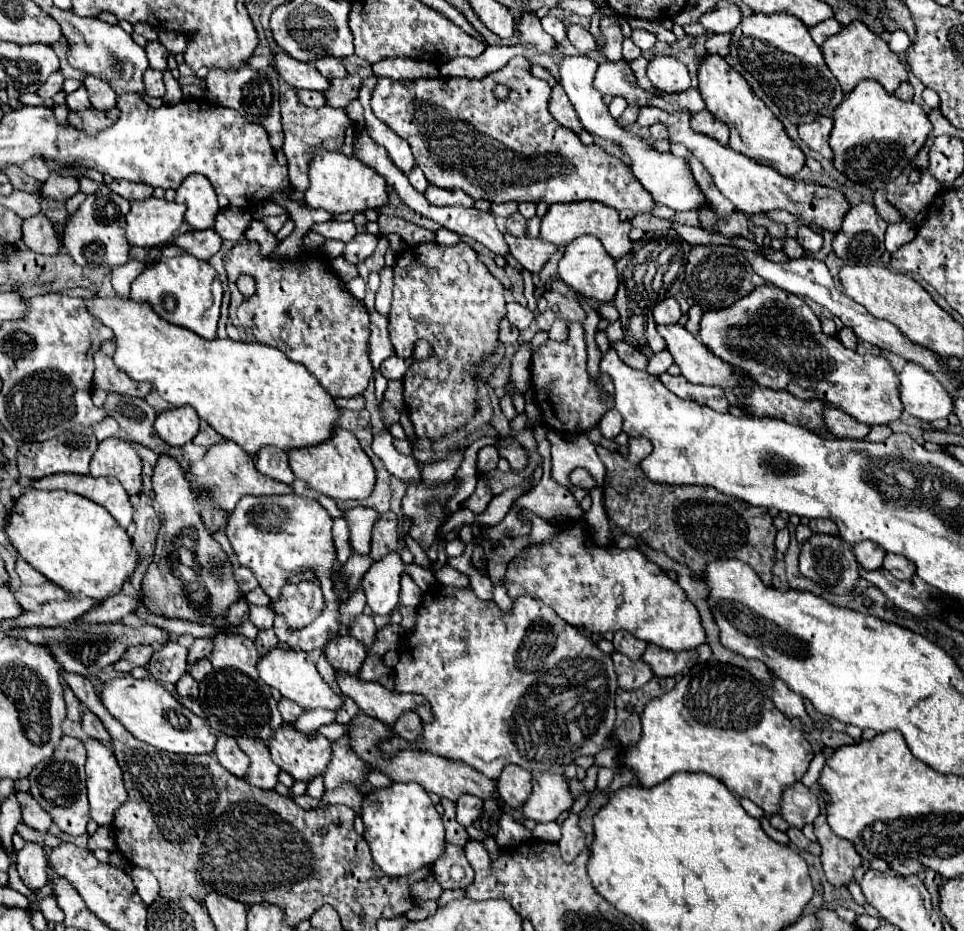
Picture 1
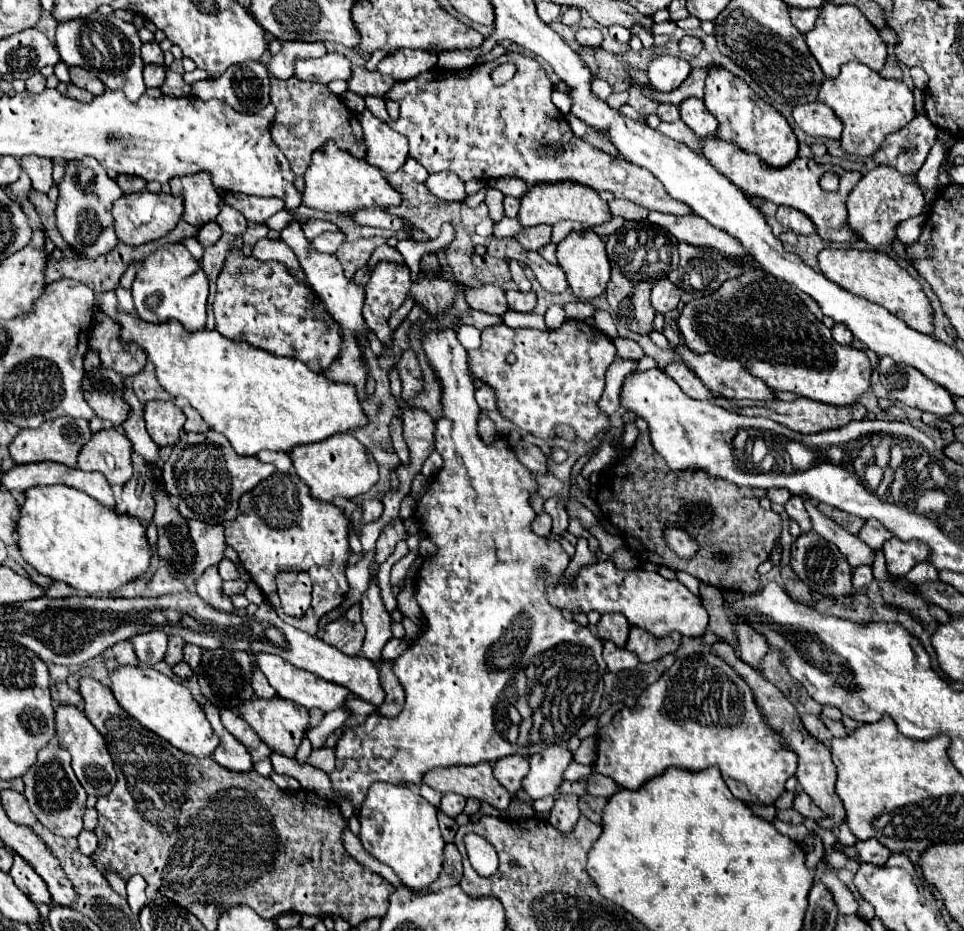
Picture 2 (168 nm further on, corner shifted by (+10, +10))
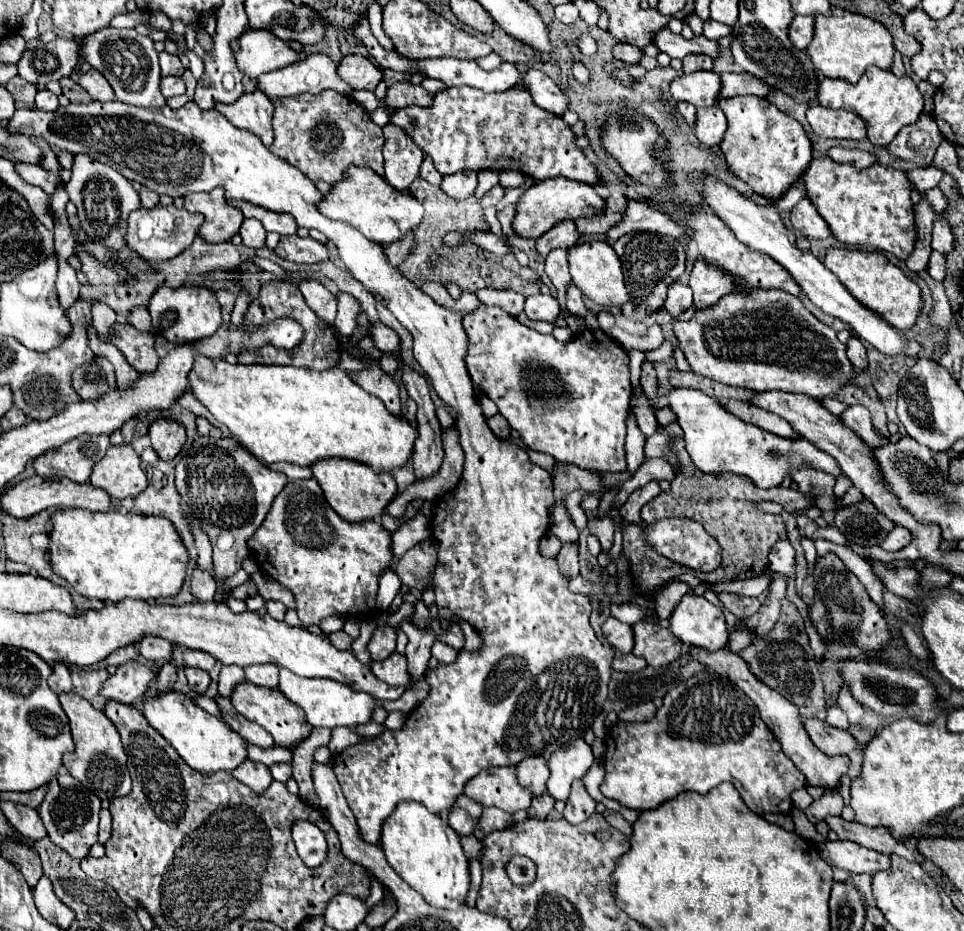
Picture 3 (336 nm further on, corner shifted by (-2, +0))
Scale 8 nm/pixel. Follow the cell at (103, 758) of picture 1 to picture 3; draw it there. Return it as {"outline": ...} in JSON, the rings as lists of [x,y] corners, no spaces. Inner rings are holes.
{"outline":[[[76,692],[60,694],[58,698],[70,720],[72,738],[76,744],[76,750],[64,756],[64,766],[68,768],[68,772],[78,782],[88,786],[88,790],[92,790],[98,798],[116,798],[116,796],[128,794],[132,790],[132,780],[126,766],[128,758],[124,754],[116,726],[106,718],[104,712],[92,708],[92,704],[86,698],[78,696]]]}

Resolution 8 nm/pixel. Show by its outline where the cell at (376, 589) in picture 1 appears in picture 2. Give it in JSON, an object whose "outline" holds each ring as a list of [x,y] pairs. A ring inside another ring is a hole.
{"outline":[[[370,580],[366,592],[362,594],[360,606],[362,606],[362,624],[366,626],[366,640],[362,652],[368,660],[380,662],[382,660],[380,650],[392,638],[392,632],[390,632],[390,614],[384,608],[380,586],[374,580]]]}

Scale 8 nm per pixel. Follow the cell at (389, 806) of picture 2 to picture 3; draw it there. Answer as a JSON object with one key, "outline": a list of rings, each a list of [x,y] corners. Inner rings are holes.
{"outline":[[[402,802],[382,826],[382,848],[390,866],[434,908],[456,910],[470,890],[468,858],[462,852],[460,836],[442,816],[428,812],[416,802]]]}

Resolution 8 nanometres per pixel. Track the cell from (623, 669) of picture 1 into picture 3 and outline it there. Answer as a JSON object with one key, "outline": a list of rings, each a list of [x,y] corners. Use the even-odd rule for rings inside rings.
{"outline":[[[624,652],[614,654],[612,668],[618,672],[640,672],[644,666],[646,666],[644,658],[638,658],[634,654],[624,654]]]}

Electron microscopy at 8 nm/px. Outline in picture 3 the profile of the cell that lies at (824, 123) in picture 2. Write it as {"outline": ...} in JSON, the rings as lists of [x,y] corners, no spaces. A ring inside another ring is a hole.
{"outline":[[[812,104],[806,112],[812,130],[824,138],[866,138],[866,122],[846,110],[832,110],[820,104]]]}

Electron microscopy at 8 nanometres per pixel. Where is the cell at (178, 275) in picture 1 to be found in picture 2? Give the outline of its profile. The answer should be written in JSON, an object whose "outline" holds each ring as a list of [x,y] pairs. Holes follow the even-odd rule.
{"outline":[[[162,244],[140,260],[140,270],[132,282],[132,296],[138,316],[148,322],[158,324],[174,318],[182,322],[188,332],[202,330],[206,324],[208,276],[182,244]]]}

